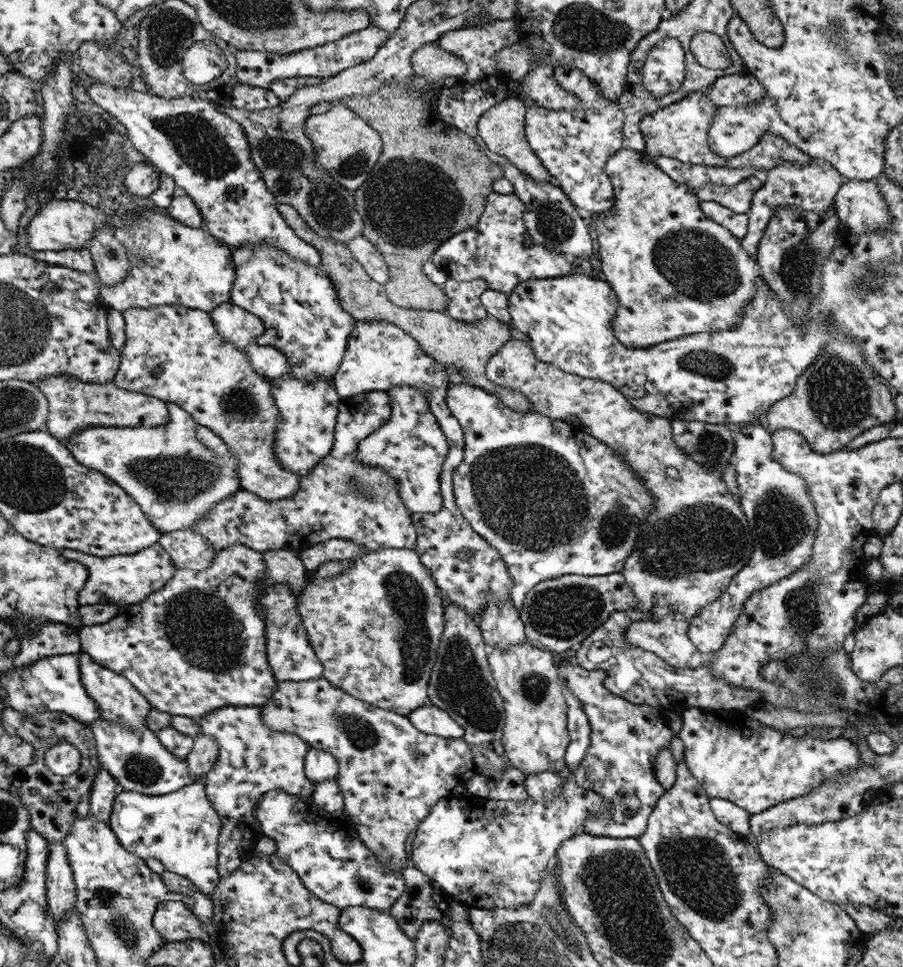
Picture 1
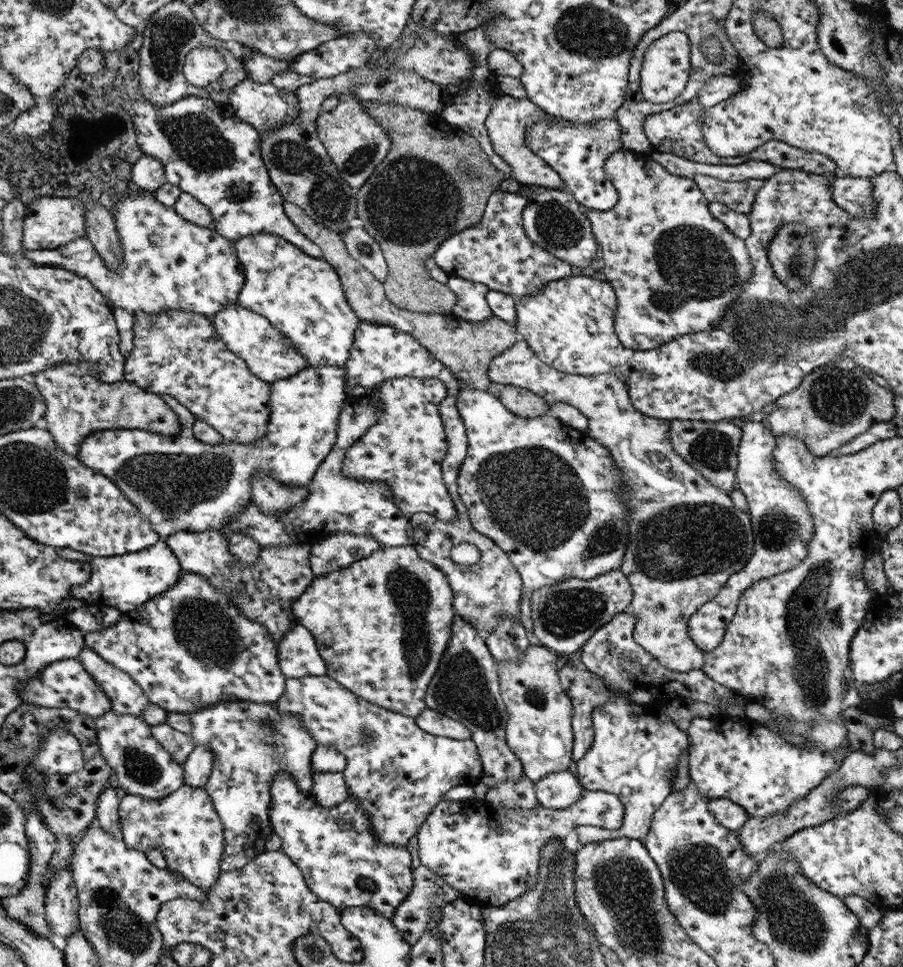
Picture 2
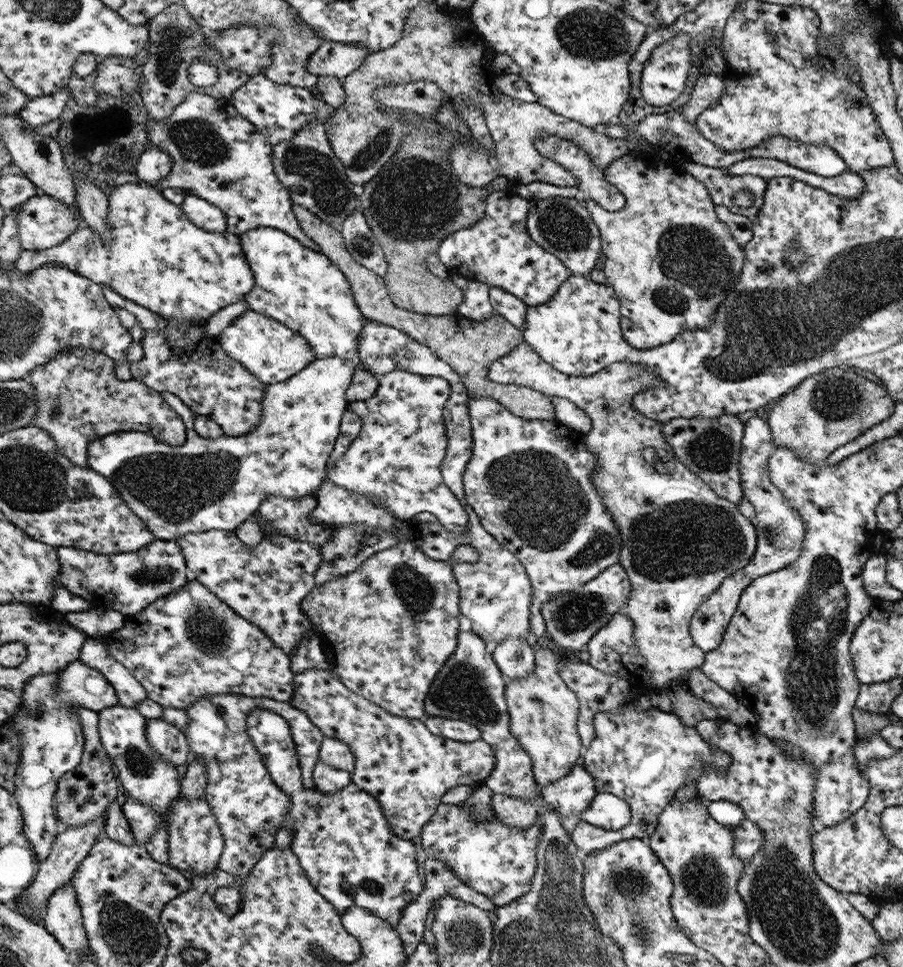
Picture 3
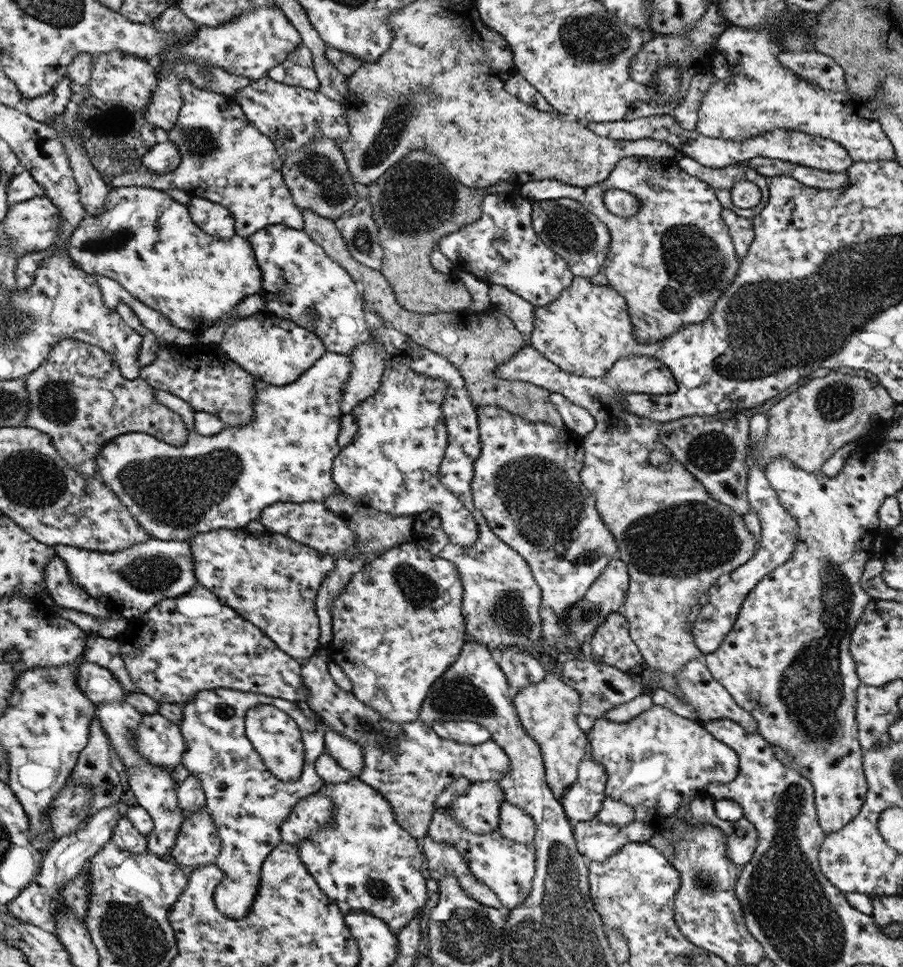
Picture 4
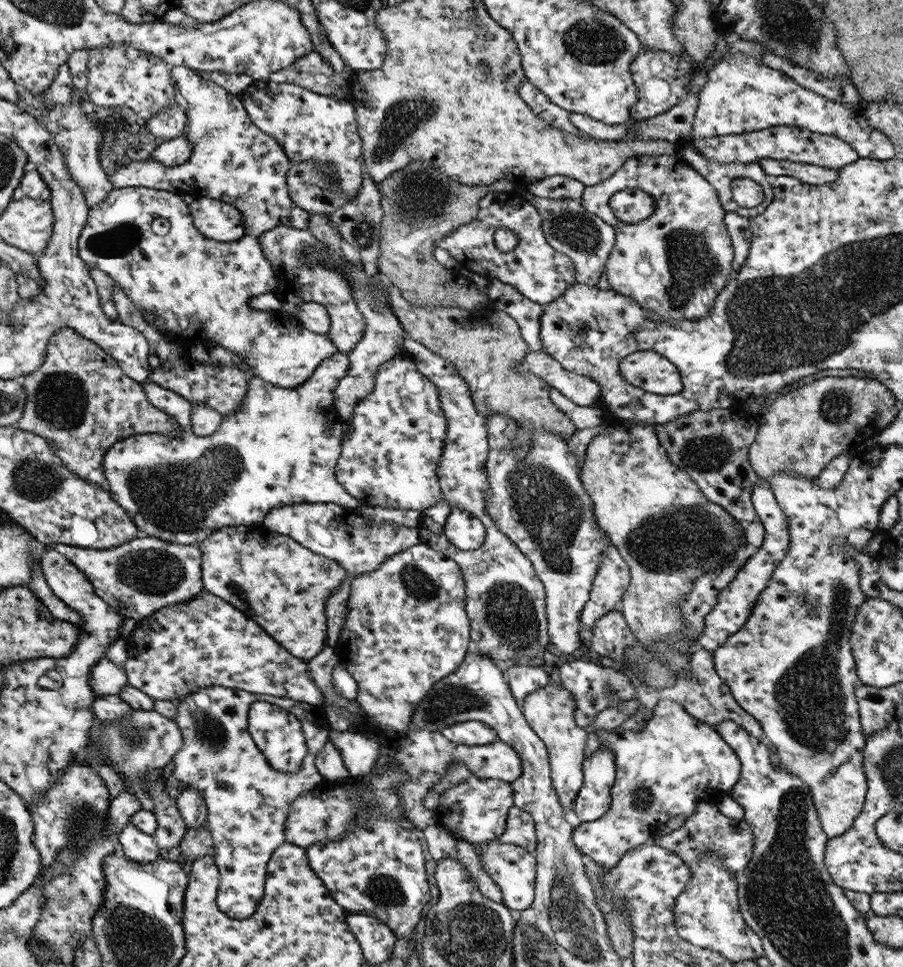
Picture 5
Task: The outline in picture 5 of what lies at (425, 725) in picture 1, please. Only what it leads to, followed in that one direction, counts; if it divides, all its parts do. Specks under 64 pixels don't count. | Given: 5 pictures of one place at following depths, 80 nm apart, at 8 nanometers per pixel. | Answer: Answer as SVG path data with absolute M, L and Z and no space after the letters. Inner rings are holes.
M477 720L454 723L440 731L442 736L456 744L480 746L498 741L497 732L491 726Z

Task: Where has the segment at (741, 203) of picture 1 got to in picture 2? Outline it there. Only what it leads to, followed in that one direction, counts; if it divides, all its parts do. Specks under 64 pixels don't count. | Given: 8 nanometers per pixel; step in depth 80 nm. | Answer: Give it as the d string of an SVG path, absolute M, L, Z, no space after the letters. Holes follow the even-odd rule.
M697 174L694 180L709 202L725 204L728 208L747 215L752 210L756 192L765 183L765 179L752 178L740 182L726 182L707 174Z

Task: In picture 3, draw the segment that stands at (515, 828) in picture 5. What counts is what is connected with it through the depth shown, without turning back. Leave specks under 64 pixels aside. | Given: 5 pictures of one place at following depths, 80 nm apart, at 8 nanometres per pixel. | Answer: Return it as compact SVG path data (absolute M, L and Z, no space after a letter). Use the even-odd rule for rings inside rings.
M494 793L492 801L497 818L509 827L527 829L536 822L537 802L502 793Z

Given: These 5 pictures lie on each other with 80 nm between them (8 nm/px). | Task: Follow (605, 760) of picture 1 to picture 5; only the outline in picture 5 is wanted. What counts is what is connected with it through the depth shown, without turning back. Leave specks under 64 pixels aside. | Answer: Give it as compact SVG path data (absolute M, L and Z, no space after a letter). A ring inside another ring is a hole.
M659 700L652 716L640 725L640 731L618 728L595 732L601 748L611 750L615 756L617 778L613 782L612 803L608 812L597 821L580 823L574 831L574 840L582 852L604 869L616 867L622 856L633 848L653 844L654 838L666 831L666 822L670 818L680 814L691 817L701 802L717 806L741 775L741 760L735 750L722 740L721 733L705 721L690 716L676 700Z

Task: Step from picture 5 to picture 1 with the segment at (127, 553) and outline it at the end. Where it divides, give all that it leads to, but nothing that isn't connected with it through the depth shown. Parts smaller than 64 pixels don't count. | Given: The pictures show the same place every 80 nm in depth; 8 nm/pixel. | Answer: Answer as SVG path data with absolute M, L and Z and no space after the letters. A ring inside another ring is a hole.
M159 542L136 555L100 558L76 550L59 549L59 552L66 560L78 562L89 570L89 579L78 598L80 606L111 604L124 608L126 605L139 603L164 587L176 571L173 558Z

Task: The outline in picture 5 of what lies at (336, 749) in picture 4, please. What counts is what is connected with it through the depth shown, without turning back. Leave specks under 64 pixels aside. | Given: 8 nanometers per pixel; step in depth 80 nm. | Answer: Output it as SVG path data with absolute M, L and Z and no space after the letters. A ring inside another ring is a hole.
M334 729L327 731L329 742L336 744L338 752L341 752L350 776L363 780L372 772L381 749L377 740L366 738L359 732L338 732Z

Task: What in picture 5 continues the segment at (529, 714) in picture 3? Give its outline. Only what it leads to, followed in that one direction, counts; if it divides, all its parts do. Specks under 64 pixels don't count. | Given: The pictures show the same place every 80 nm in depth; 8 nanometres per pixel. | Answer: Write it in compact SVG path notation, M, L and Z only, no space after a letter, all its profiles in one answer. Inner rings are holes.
M547 684L537 691L531 692L523 702L521 711L525 715L530 728L537 733L549 753L549 764L552 766L553 787L557 789L563 808L573 810L574 801L584 783L584 762L586 756L587 730L576 721L577 700L575 694L566 687Z

